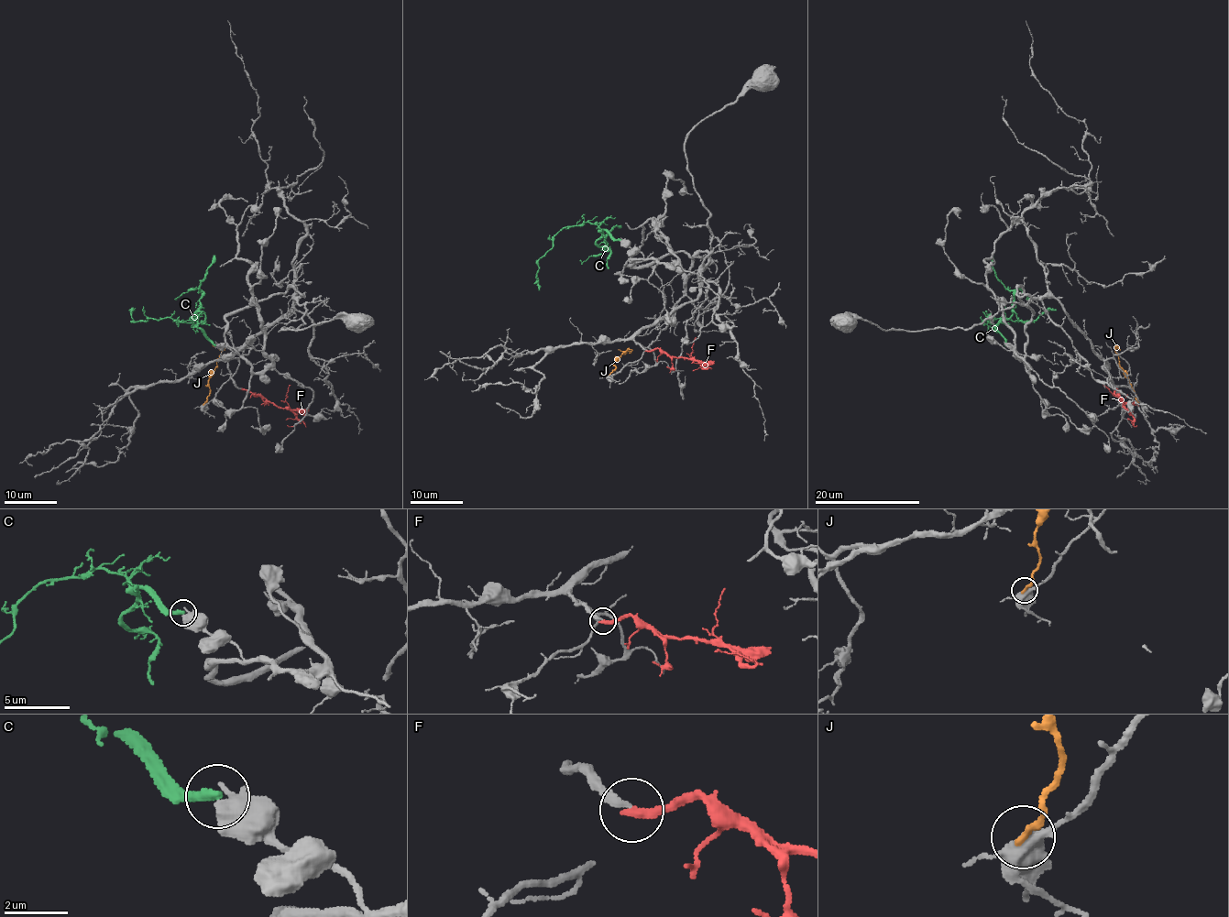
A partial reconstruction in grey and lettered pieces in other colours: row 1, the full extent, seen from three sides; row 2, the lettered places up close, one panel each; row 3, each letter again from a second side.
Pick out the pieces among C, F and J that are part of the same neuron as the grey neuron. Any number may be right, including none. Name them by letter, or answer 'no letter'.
F

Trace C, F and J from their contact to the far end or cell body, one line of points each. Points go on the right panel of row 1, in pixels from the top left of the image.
C: (1005, 344), (1005, 339), (987, 321), (992, 318), (1035, 321), (1047, 311), (1056, 309)
F: (1115, 389), (1114, 393), (1136, 426)
J: (1141, 403), (1135, 398), (1127, 373), (1120, 365), (1115, 344)

